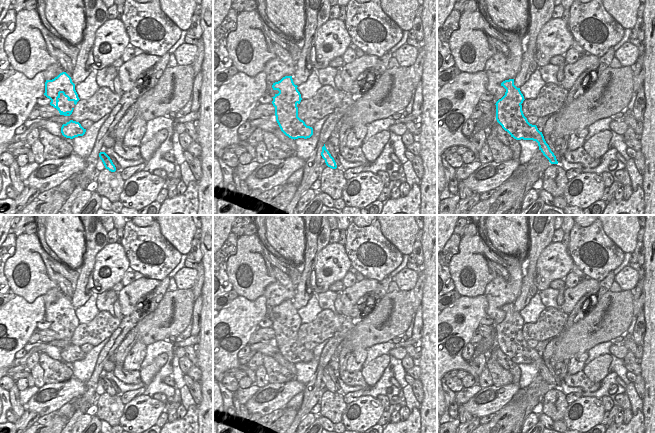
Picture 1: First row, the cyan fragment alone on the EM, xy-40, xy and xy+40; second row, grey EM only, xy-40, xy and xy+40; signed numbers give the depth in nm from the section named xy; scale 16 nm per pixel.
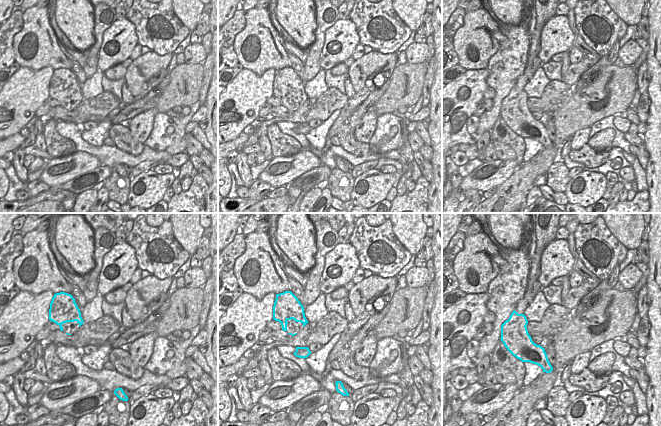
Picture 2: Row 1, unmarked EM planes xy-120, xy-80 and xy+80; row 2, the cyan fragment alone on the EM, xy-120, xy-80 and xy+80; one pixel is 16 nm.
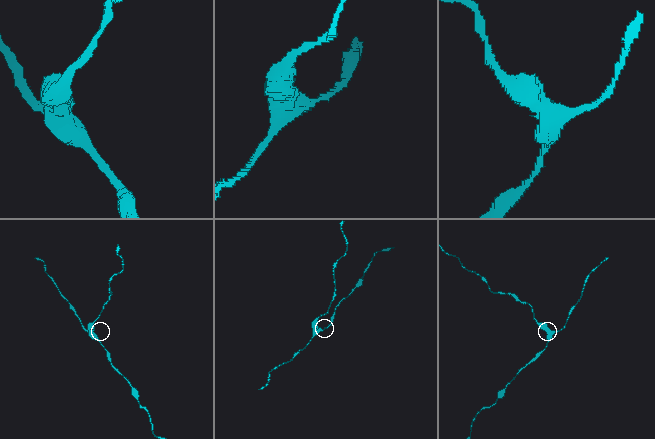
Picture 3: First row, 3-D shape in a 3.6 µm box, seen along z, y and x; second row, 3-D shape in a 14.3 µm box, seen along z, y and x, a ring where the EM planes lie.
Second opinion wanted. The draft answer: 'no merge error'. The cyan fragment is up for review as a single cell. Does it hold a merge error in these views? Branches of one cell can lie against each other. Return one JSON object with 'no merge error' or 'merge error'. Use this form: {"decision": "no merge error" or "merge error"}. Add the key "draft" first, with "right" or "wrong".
{"draft": "wrong", "decision": "merge error"}

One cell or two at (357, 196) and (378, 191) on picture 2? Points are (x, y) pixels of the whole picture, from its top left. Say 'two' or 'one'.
one

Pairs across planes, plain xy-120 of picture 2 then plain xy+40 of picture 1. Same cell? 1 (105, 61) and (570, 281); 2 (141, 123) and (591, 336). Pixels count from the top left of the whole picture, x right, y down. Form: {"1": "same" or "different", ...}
{"1": "different", "2": "different"}

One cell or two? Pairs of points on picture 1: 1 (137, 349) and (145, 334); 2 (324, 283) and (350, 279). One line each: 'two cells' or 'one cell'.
1: two cells
2: two cells

